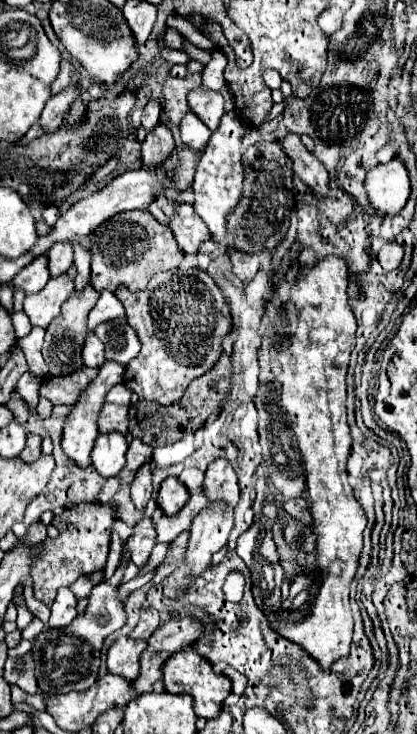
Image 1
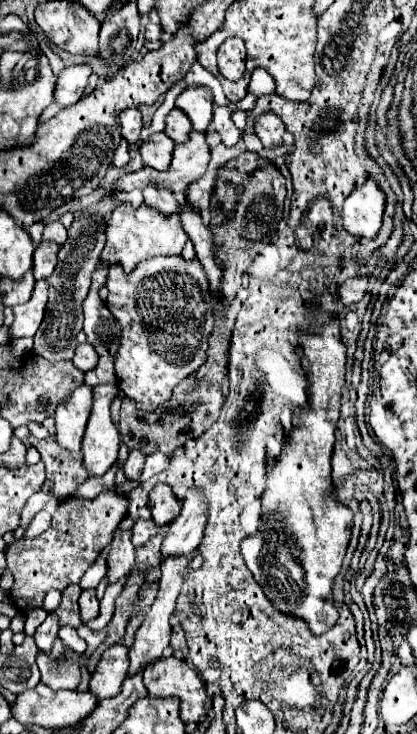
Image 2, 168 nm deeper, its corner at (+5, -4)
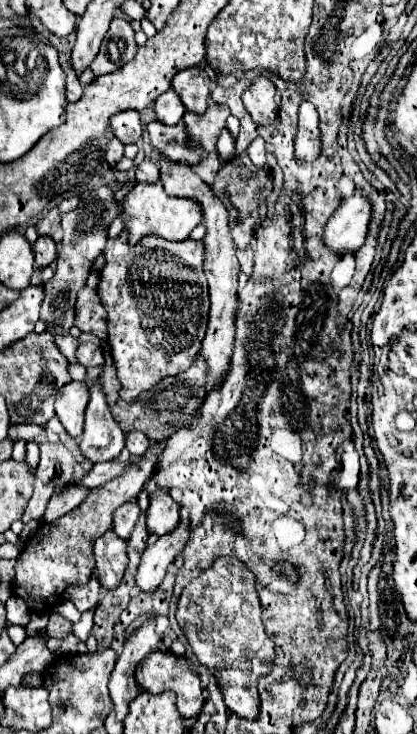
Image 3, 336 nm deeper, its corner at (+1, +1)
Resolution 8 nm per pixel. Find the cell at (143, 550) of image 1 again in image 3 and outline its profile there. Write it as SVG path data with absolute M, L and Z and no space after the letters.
M107 531L93 543L95 575L105 589L117 589L127 567L127 543L113 531Z

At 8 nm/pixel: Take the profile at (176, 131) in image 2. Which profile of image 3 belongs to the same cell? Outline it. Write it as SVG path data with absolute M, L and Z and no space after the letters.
M171 89L167 91L165 95L161 95L157 101L155 101L155 115L157 115L157 121L165 123L165 125L175 125L181 121L185 113L185 105L181 103L181 99L177 97L177 93Z

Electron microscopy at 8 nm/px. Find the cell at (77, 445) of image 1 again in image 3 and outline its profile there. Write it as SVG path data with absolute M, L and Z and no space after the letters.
M71 381L69 385L61 387L55 399L55 413L67 433L75 439L83 433L83 417L85 407L89 403L89 387L83 381Z

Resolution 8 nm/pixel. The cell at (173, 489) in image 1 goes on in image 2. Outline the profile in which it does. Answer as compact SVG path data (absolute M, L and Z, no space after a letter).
M155 484L155 488L149 492L149 508L153 514L153 522L157 526L165 526L179 516L181 500L173 494L171 486Z

